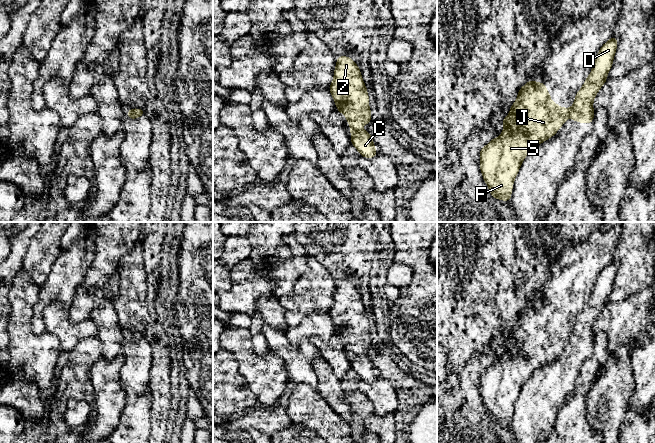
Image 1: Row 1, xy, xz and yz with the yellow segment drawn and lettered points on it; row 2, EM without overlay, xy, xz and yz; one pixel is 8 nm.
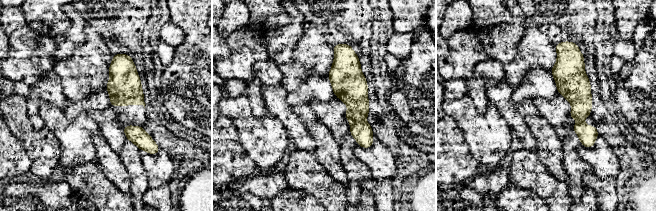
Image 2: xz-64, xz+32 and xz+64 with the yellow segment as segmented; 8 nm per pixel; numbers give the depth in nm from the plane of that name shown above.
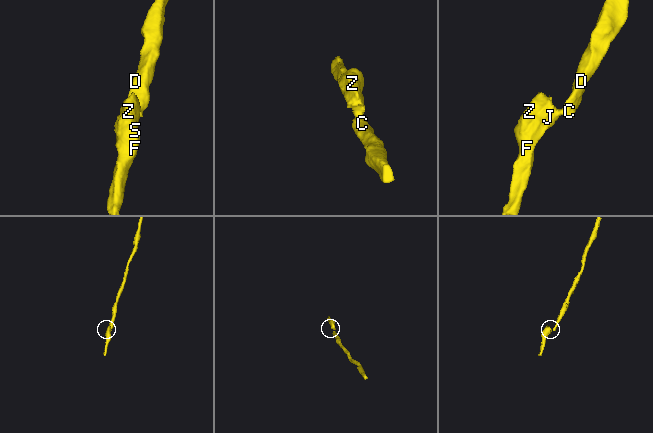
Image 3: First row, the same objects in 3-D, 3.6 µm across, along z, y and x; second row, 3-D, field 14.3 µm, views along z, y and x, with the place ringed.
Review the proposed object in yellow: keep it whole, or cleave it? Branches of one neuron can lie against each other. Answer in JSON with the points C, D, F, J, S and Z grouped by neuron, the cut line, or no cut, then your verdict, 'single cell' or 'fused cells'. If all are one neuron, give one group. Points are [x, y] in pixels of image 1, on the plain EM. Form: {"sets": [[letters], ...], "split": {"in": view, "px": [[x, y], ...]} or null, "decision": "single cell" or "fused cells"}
{"sets": [["C", "D"], ["F", "J", "S", "Z"]], "split": {"in": "xz", "px": [[361, 353], [351, 356]]}, "decision": "fused cells"}

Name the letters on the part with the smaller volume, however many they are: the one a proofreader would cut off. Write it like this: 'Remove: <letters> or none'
Remove: F, J, S, Z

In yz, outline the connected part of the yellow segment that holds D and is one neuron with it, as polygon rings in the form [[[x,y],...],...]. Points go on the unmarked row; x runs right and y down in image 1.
[[[612,260],[600,272],[594,284],[591,297],[575,320],[574,328],[569,336],[570,343],[579,347],[593,347],[593,324],[607,305],[607,298],[613,288],[617,267],[618,263]]]

